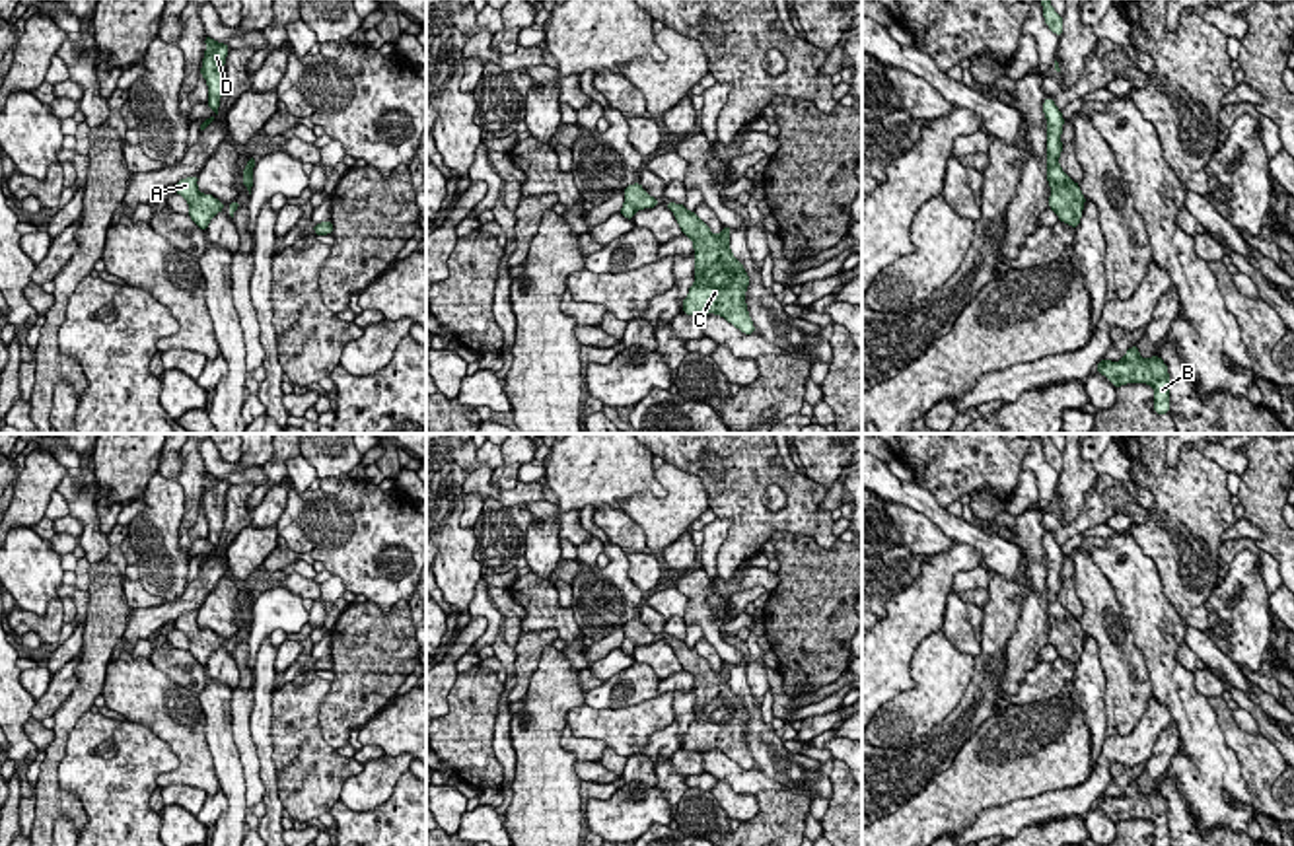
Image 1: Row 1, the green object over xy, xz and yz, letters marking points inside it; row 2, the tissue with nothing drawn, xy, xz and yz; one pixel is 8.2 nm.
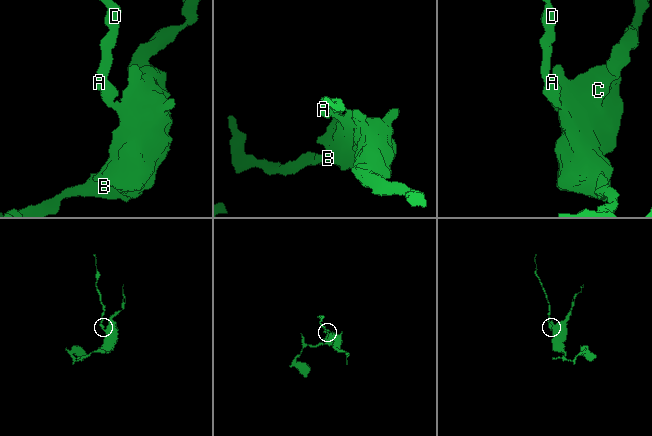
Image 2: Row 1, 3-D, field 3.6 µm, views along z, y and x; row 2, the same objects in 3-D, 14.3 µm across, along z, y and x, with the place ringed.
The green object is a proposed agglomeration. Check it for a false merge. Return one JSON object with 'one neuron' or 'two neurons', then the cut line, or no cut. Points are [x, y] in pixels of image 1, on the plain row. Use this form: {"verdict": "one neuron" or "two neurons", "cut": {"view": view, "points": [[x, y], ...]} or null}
{"verdict": "one neuron", "cut": null}

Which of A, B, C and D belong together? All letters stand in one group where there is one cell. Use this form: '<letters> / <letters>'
A B C D

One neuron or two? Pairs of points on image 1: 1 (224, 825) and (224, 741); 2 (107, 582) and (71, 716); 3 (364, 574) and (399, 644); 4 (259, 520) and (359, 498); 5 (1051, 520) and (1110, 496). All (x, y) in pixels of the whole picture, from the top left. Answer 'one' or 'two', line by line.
1: one
2: one
3: two
4: two
5: one

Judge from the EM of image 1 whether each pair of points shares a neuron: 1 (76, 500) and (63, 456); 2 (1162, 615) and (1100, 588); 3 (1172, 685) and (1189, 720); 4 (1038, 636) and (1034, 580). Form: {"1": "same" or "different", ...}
{"1": "different", "2": "different", "3": "same", "4": "same"}

